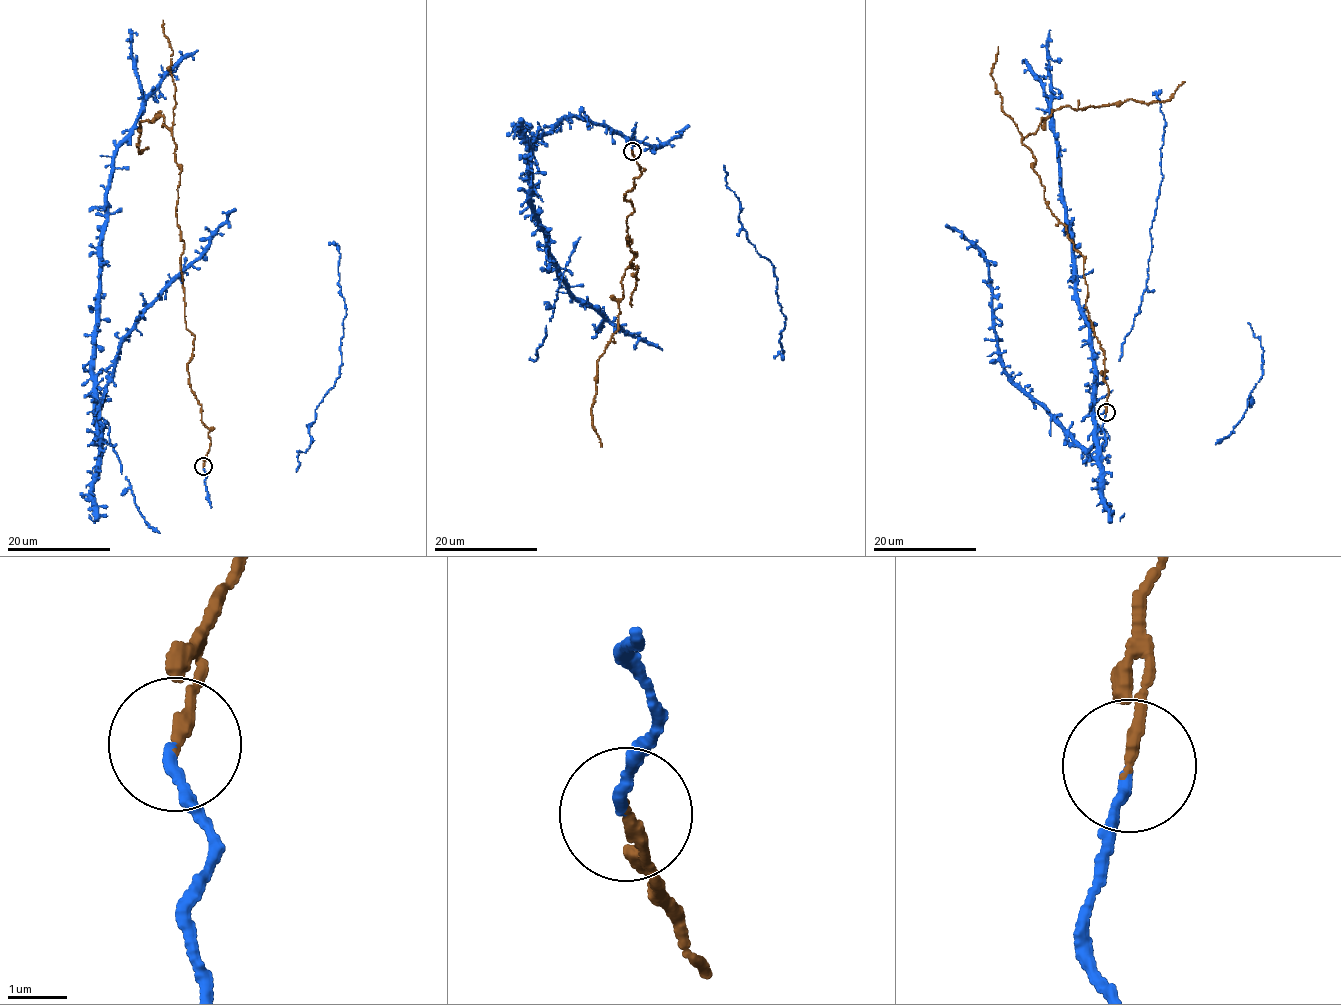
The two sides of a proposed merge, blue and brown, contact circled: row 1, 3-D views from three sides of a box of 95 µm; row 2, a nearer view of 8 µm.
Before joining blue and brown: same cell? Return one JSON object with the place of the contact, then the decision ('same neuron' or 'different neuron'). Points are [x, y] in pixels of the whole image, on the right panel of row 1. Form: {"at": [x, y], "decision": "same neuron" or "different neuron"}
{"at": [1106, 412], "decision": "same neuron"}

